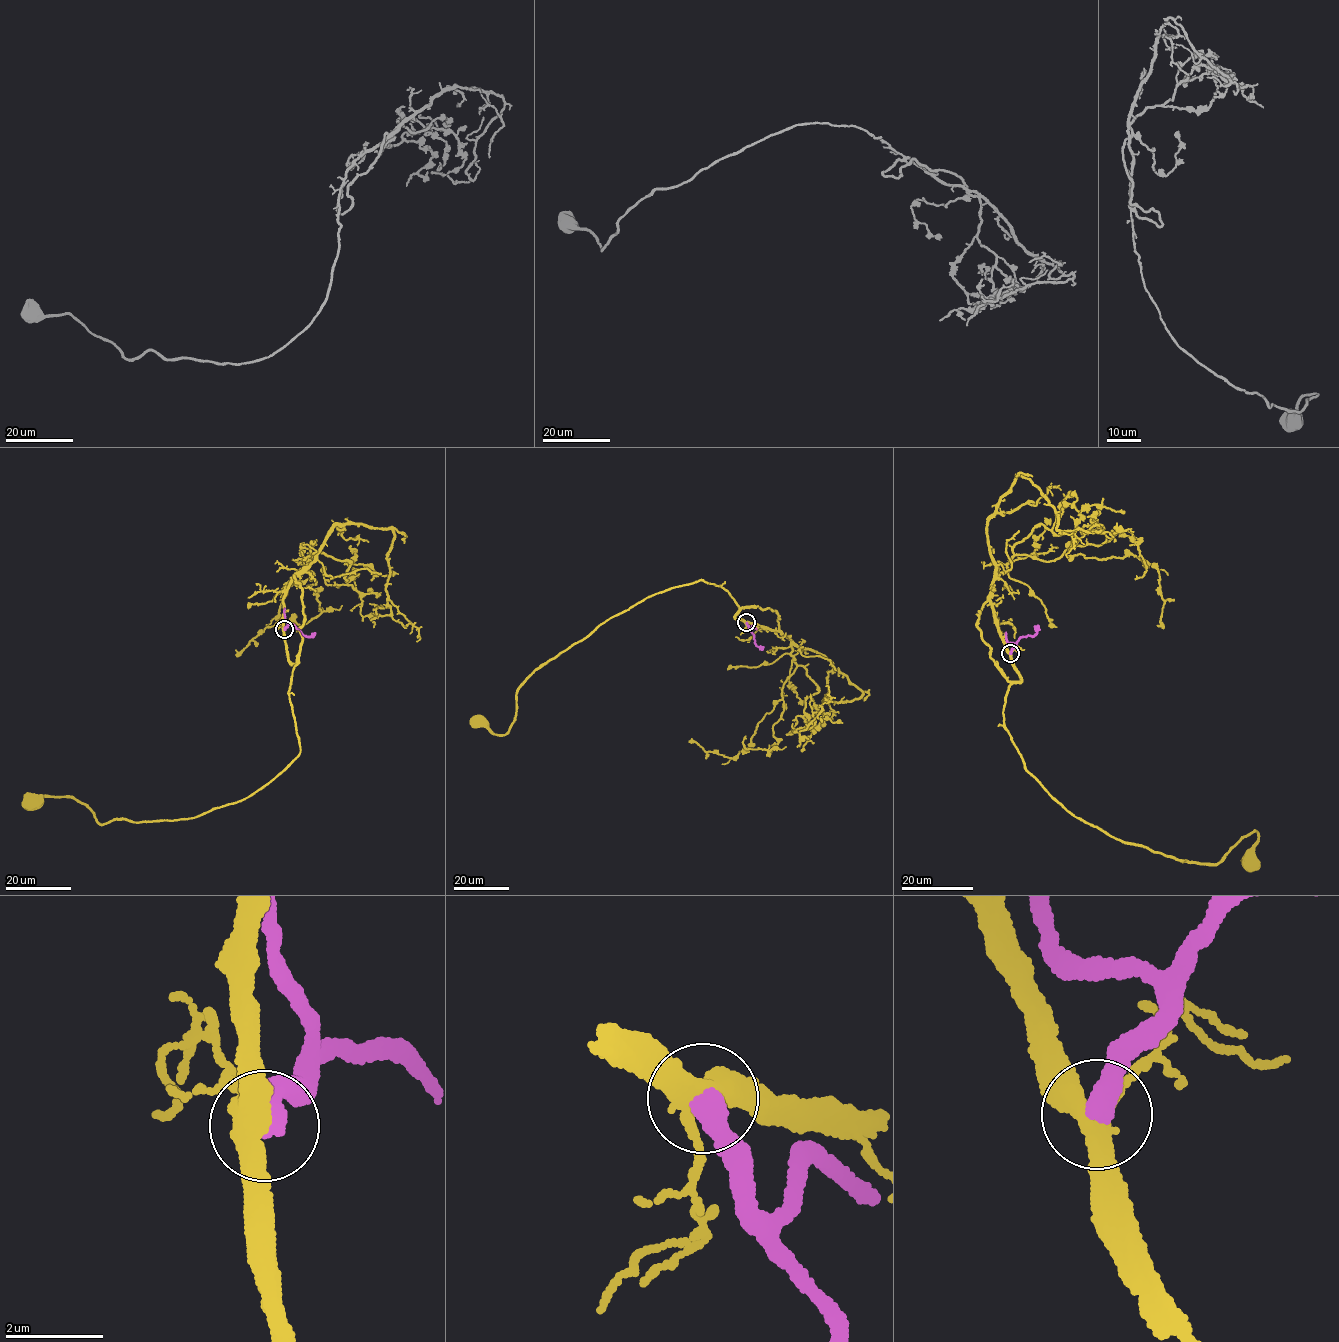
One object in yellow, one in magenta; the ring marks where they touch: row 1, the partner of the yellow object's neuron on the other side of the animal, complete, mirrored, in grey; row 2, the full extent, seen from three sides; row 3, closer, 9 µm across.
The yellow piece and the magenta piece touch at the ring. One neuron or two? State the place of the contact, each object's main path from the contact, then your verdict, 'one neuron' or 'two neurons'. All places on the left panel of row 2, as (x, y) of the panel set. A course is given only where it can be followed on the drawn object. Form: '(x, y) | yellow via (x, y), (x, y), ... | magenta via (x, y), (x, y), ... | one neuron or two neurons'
(284, 629) | yellow via (284, 629), (296, 664), (288, 696), (300, 750), (257, 791), (194, 818), (103, 824), (73, 798), (34, 798) | magenta via (284, 630), (292, 624), (305, 636), (315, 633) | two neurons

